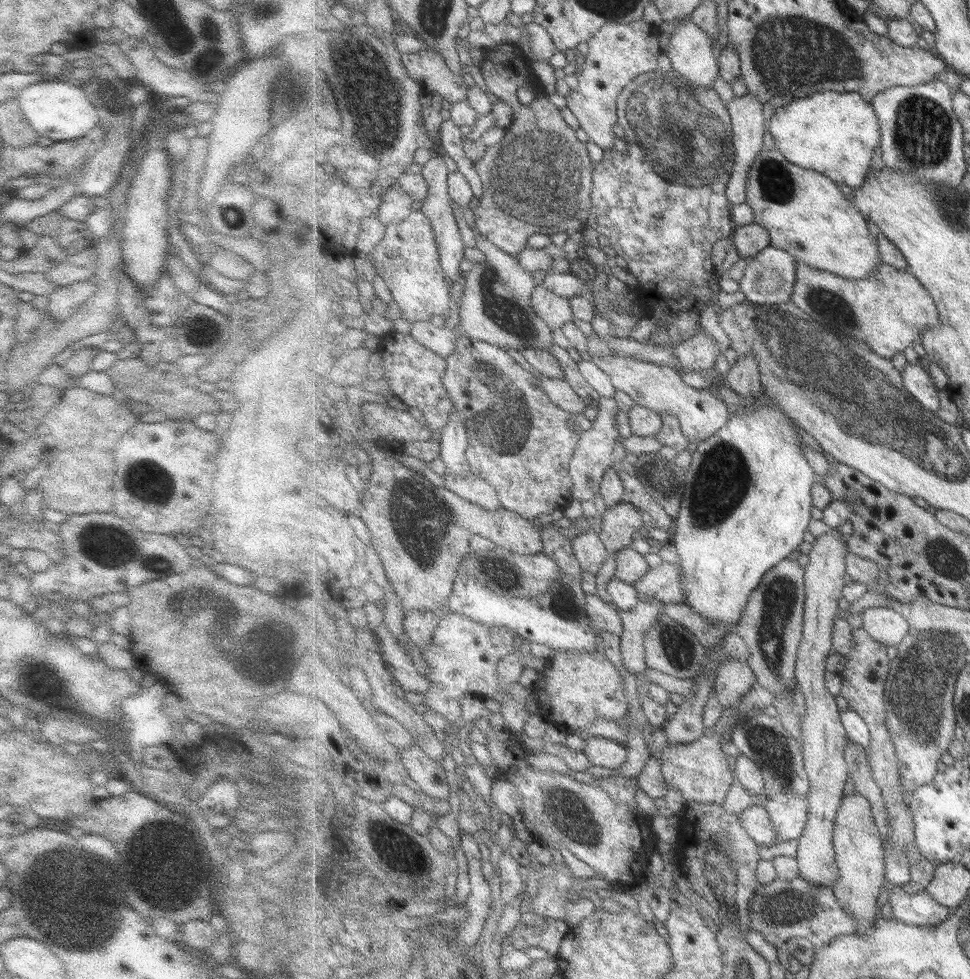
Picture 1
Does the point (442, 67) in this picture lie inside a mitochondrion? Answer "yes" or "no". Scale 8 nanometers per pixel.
no

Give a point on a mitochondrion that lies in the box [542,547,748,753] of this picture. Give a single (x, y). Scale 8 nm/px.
(678, 651)

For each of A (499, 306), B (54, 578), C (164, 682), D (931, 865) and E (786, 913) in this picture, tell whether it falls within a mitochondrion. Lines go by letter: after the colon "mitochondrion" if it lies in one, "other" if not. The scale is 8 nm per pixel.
A: mitochondrion
B: other
C: other
D: other
E: mitochondrion

